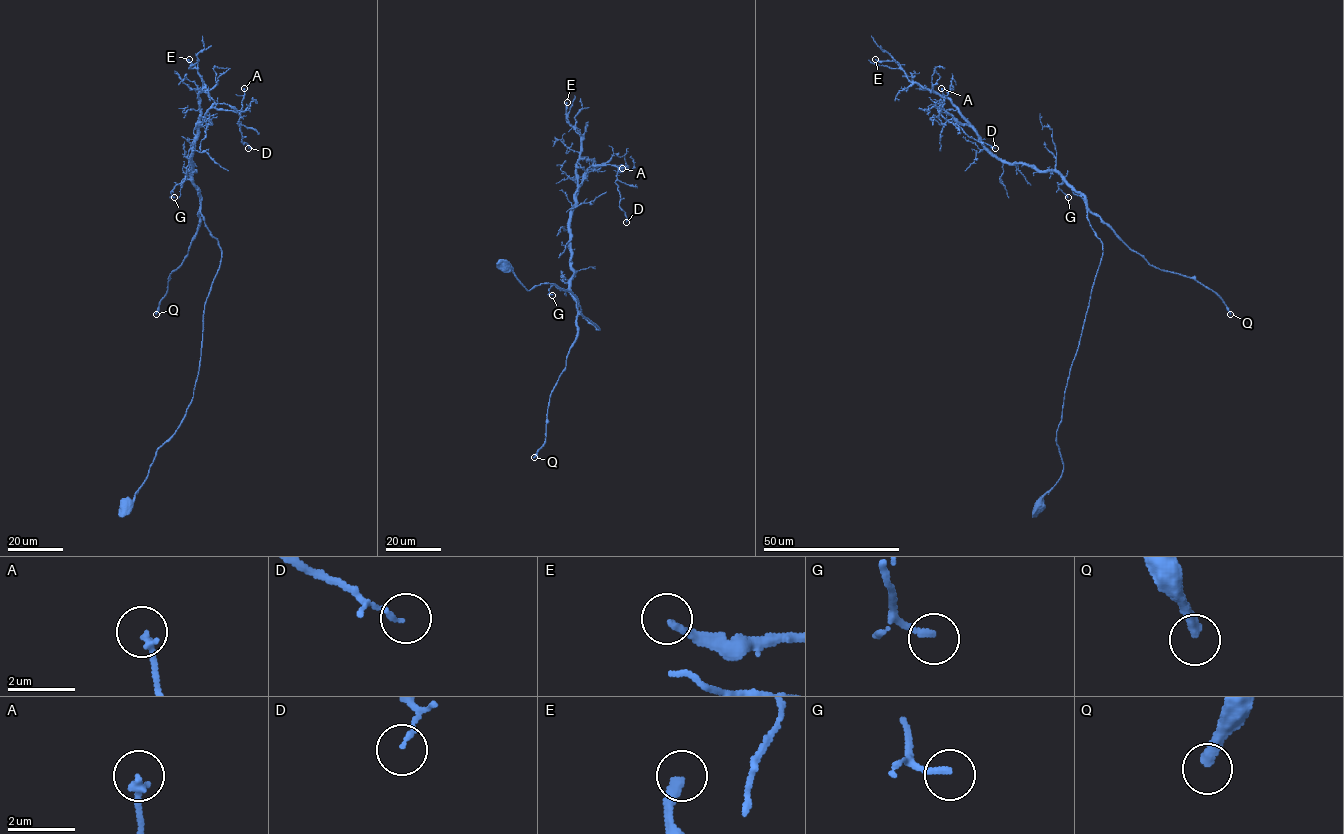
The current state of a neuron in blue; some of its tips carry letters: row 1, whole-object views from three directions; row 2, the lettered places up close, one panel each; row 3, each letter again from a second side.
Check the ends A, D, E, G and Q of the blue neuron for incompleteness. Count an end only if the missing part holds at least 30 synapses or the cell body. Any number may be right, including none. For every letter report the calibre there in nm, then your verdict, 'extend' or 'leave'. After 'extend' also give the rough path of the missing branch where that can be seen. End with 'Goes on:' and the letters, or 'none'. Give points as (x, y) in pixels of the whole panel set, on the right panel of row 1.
A: calibre 200 nm; leave
D: calibre 120 nm; leave
E: calibre 240 nm; extend; course (875, 59), (860, 60), (843, 53), (822, 51), (817, 58), (810, 55)
G: calibre 190 nm; leave
Q: calibre 300 nm; extend
Goes on: E, Q

